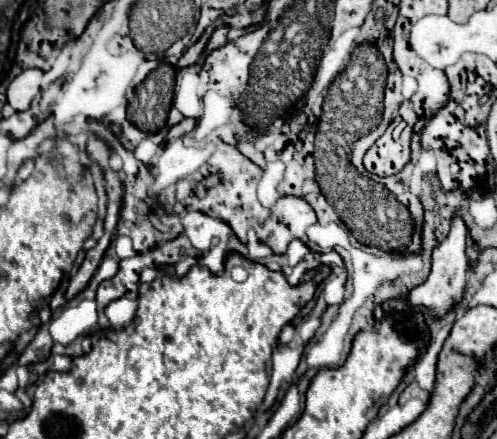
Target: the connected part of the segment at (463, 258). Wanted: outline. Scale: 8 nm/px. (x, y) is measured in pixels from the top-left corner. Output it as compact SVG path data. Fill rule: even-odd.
M456 214L456 216L452 218L450 234L448 234L446 240L440 242L440 246L436 246L434 252L432 252L432 270L430 270L428 278L408 294L410 304L422 304L422 306L426 306L434 316L444 316L444 314L450 312L452 306L462 298L462 294L464 294L462 290L464 290L464 286L466 286L466 282L468 282L466 236L468 236L466 224L464 224L462 216Z

